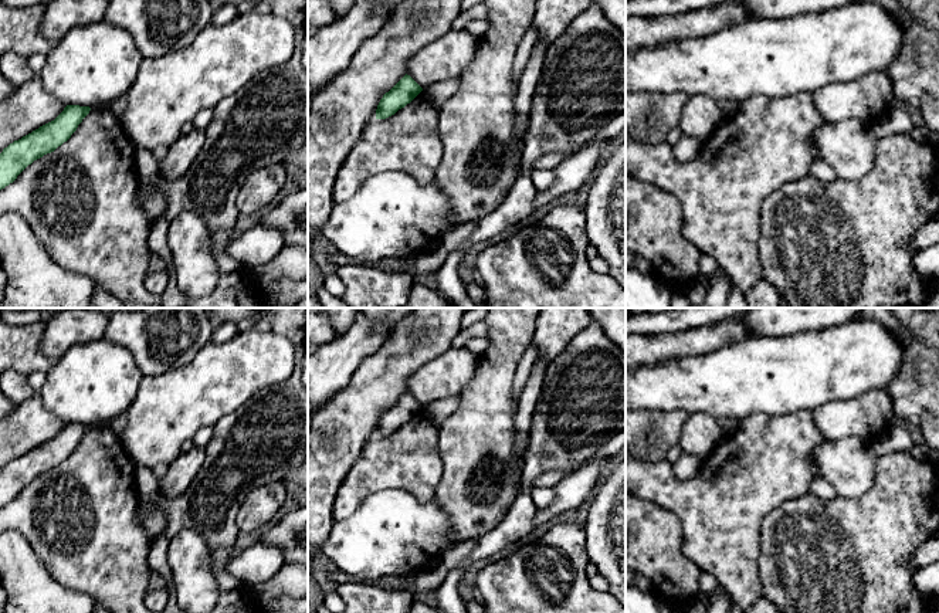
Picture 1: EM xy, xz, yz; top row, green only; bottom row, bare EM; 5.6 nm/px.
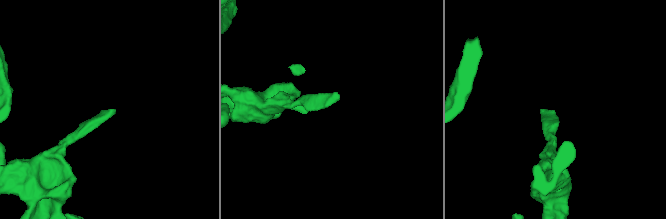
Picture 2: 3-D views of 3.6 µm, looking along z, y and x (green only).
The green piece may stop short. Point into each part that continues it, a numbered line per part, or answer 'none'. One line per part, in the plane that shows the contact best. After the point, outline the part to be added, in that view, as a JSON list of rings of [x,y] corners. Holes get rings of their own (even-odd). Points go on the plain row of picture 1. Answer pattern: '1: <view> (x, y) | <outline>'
none

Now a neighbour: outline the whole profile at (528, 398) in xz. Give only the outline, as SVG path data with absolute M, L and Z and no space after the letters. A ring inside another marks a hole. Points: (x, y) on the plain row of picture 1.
M539 359L535 362L528 383L518 397L519 406L515 414L515 464L519 475L523 465L523 453L529 443L529 426L532 423L532 413L542 390L548 363L549 362L546 359Z

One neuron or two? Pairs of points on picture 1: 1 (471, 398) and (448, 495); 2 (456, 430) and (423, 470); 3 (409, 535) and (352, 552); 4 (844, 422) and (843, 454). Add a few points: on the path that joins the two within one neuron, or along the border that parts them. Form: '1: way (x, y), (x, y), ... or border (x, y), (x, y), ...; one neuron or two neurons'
1: way (471, 422), (471, 466), (468, 471); one neuron
2: border (437, 427), (437, 450), (443, 467), (439, 484); two neurons
3: way (395, 535), (386, 535), (366, 545); one neuron
4: border (824, 439), (843, 440), (857, 437), (868, 443); two neurons

